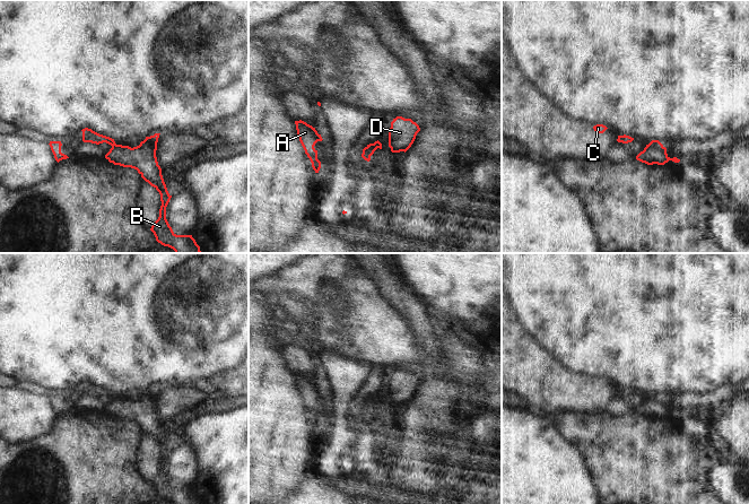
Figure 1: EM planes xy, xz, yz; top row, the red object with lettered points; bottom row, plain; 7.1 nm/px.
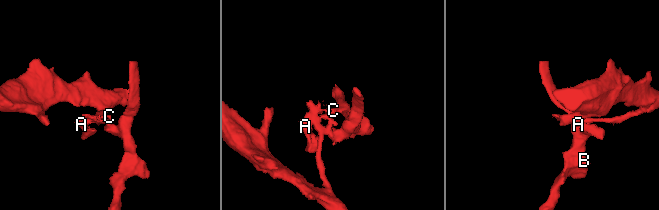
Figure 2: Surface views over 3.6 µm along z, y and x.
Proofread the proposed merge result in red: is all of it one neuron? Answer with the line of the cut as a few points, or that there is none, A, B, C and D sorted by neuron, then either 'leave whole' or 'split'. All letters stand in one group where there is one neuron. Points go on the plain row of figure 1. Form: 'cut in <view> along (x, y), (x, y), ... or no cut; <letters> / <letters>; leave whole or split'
cut in xy along (115, 397), (112, 400); A C / B D; split

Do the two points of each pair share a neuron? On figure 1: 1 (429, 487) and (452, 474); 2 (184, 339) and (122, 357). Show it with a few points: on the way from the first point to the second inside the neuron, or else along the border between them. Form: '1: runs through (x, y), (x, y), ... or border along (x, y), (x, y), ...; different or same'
1: border along (426, 472), (438, 484); different
2: runs through (168, 339), (140, 339), (138, 341); same

